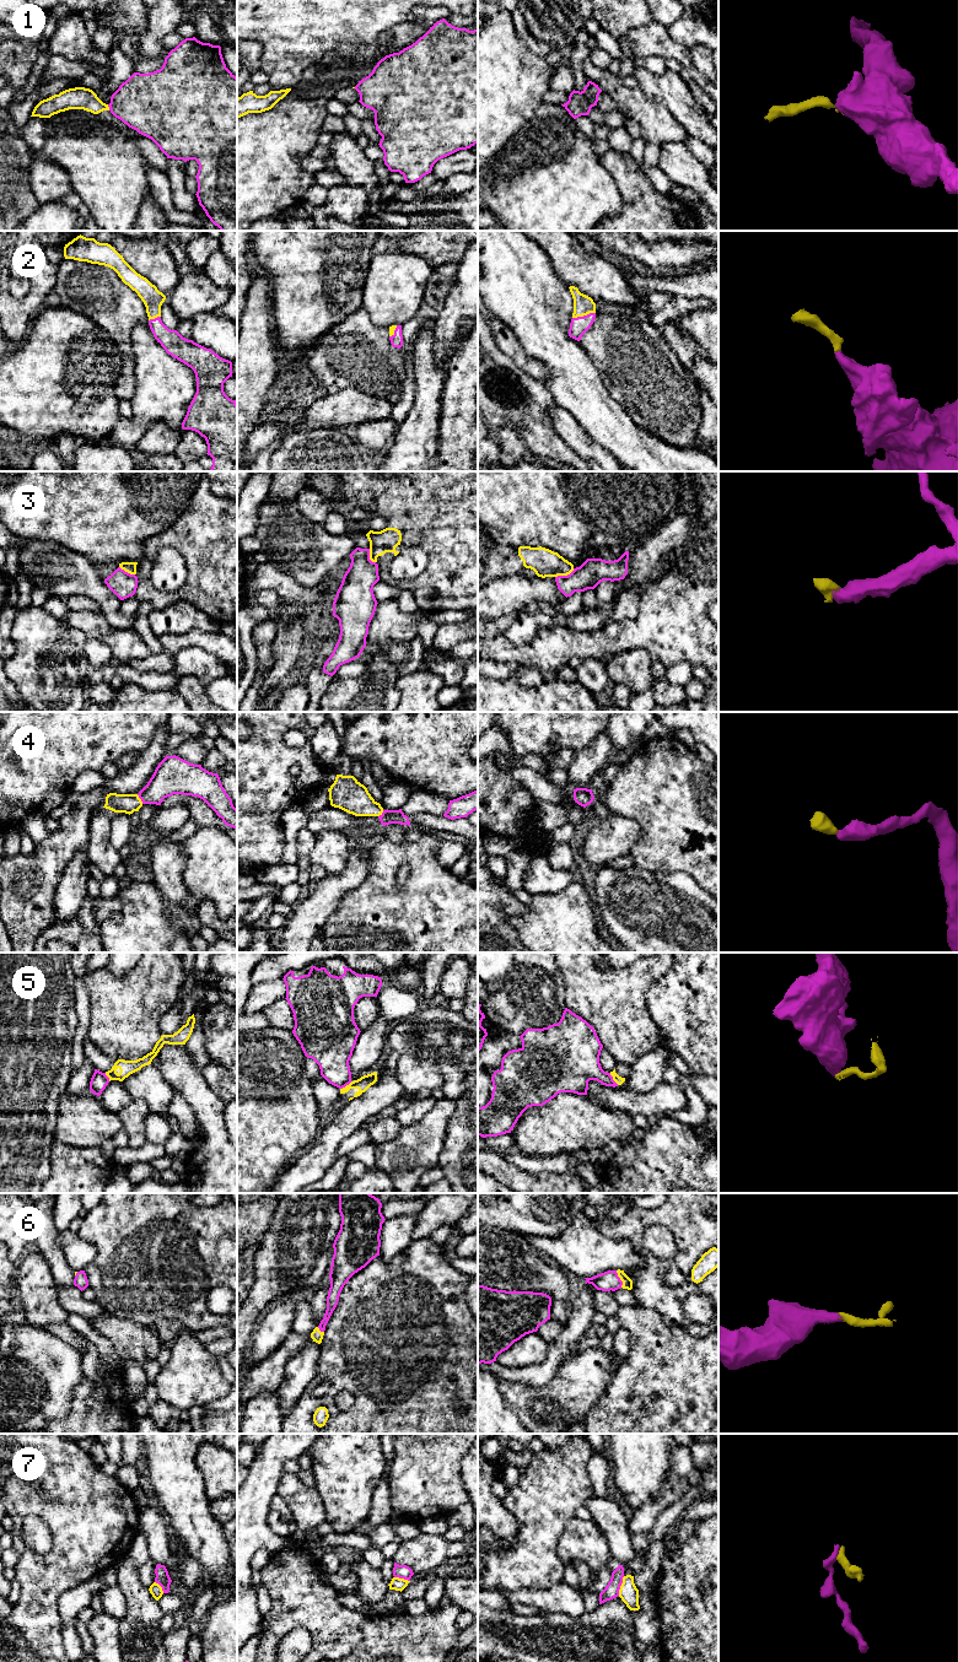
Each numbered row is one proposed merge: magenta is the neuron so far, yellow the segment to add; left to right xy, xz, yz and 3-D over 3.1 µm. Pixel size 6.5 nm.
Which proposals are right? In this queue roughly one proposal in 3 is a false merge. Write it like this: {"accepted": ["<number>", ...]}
{"accepted": ["2", "4", "6"]}

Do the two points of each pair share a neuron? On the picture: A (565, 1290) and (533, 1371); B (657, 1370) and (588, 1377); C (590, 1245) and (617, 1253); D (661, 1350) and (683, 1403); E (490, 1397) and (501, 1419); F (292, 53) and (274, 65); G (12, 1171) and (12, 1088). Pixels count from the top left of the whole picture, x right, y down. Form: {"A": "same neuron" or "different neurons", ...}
{"A": "different neurons", "B": "different neurons", "C": "same neuron", "D": "same neuron", "E": "same neuron", "F": "same neuron", "G": "same neuron"}

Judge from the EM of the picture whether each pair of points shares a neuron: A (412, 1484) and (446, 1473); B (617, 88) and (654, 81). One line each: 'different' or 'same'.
A: same
B: different

